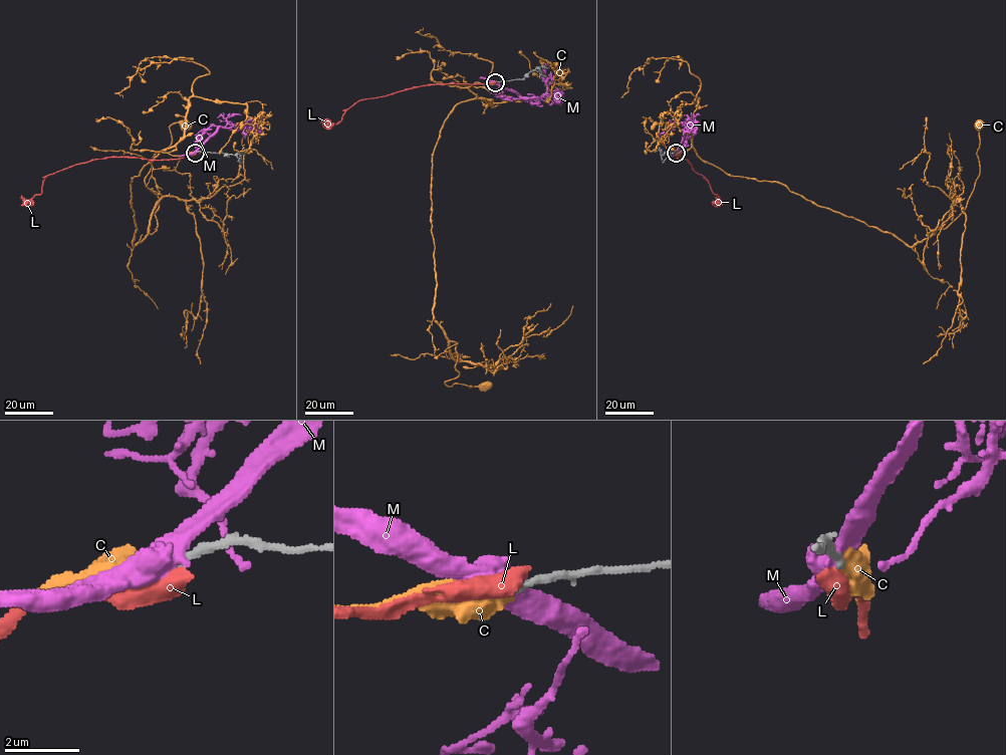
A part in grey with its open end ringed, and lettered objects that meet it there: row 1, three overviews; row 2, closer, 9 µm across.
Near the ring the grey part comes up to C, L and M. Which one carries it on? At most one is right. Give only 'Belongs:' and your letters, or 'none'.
Belongs: C

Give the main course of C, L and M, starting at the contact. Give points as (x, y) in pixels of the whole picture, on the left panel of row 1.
C: (195, 153), (164, 149), (132, 179), (134, 246), (157, 226), (153, 157), (188, 124)
L: (195, 153), (177, 159), (112, 157), (76, 164), (49, 174), (43, 182), (42, 192), (21, 206)
M: (195, 153), (220, 127), (236, 131), (246, 122), (241, 127), (245, 139)

